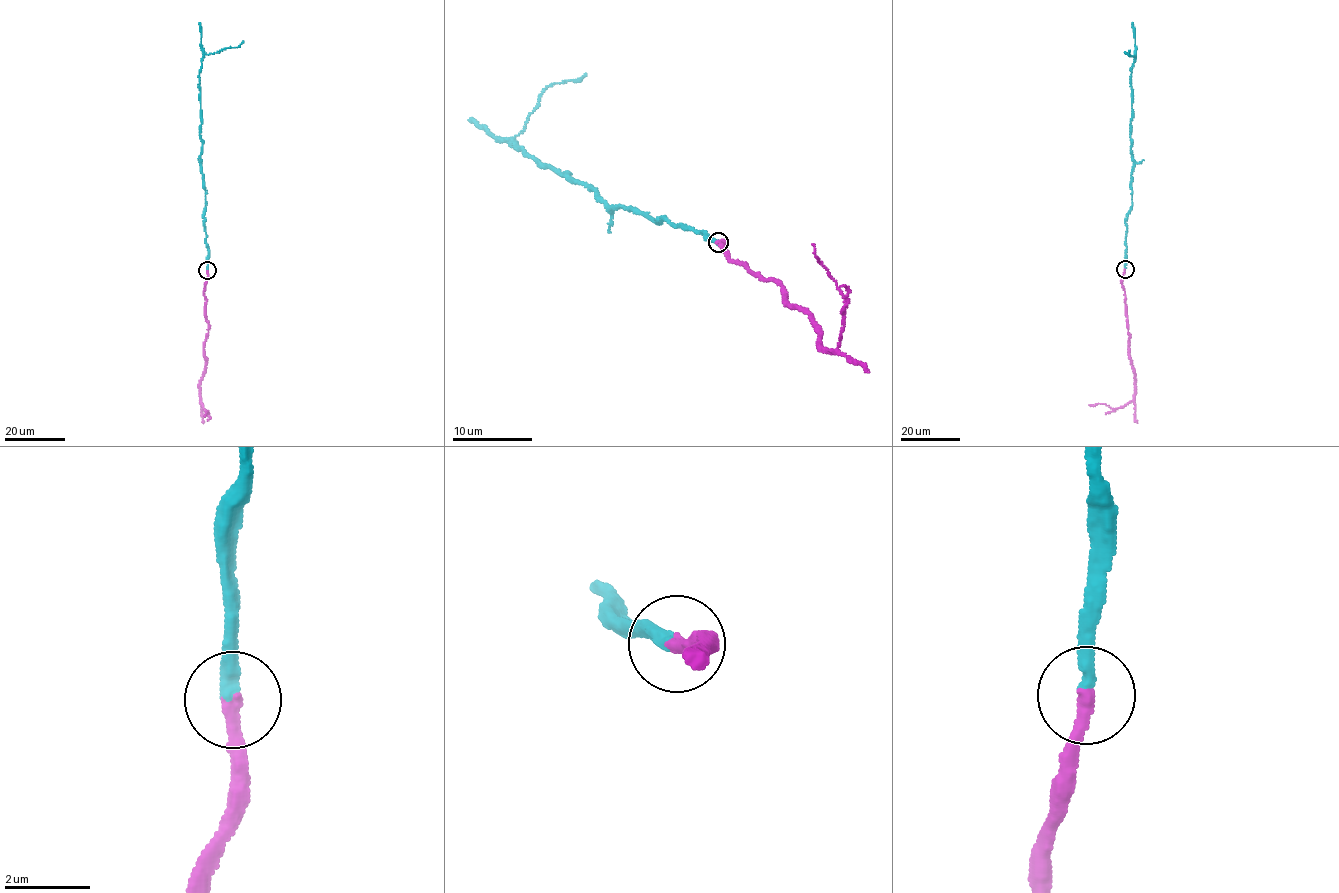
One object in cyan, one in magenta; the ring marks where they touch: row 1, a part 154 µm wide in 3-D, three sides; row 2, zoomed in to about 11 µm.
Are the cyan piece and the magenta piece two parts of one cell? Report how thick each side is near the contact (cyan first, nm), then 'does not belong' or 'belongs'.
calibres 320 and 320 nm; belongs

